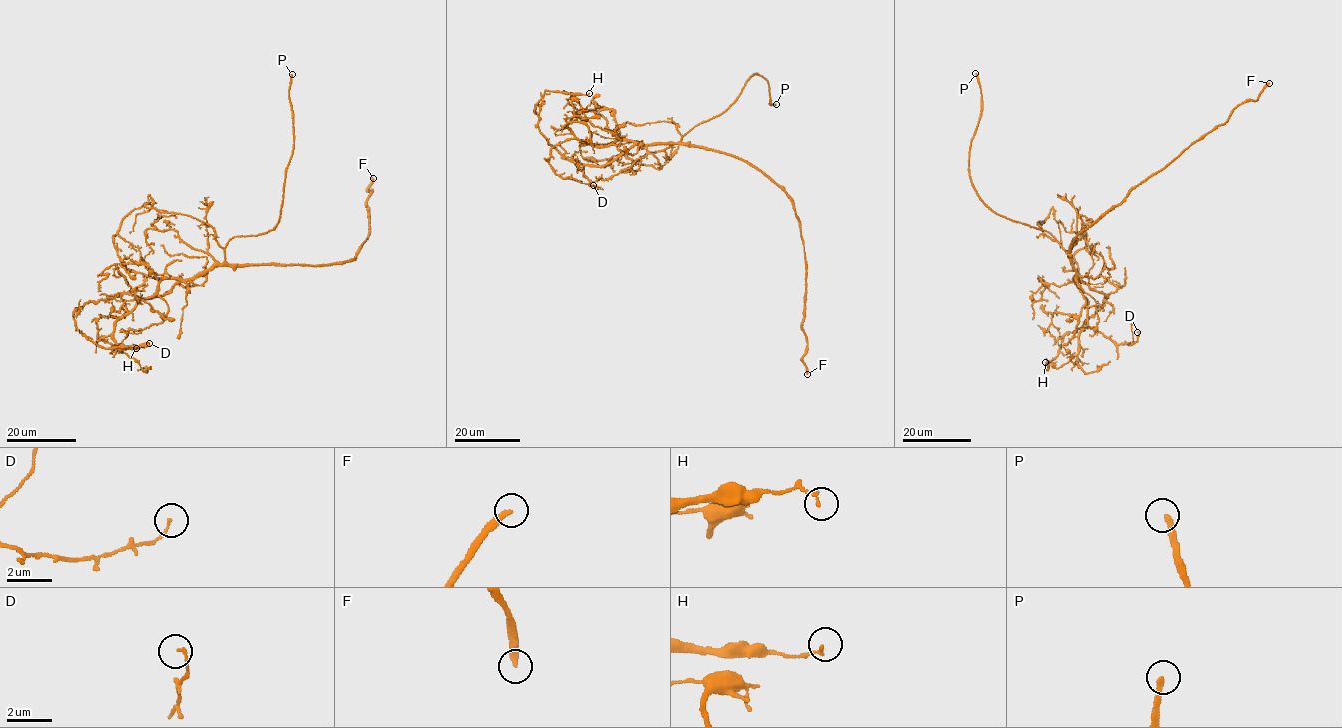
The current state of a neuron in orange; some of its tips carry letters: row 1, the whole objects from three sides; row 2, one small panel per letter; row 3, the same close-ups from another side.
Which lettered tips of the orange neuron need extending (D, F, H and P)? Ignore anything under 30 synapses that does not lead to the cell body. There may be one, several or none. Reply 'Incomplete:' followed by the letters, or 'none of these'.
Incomplete: F

